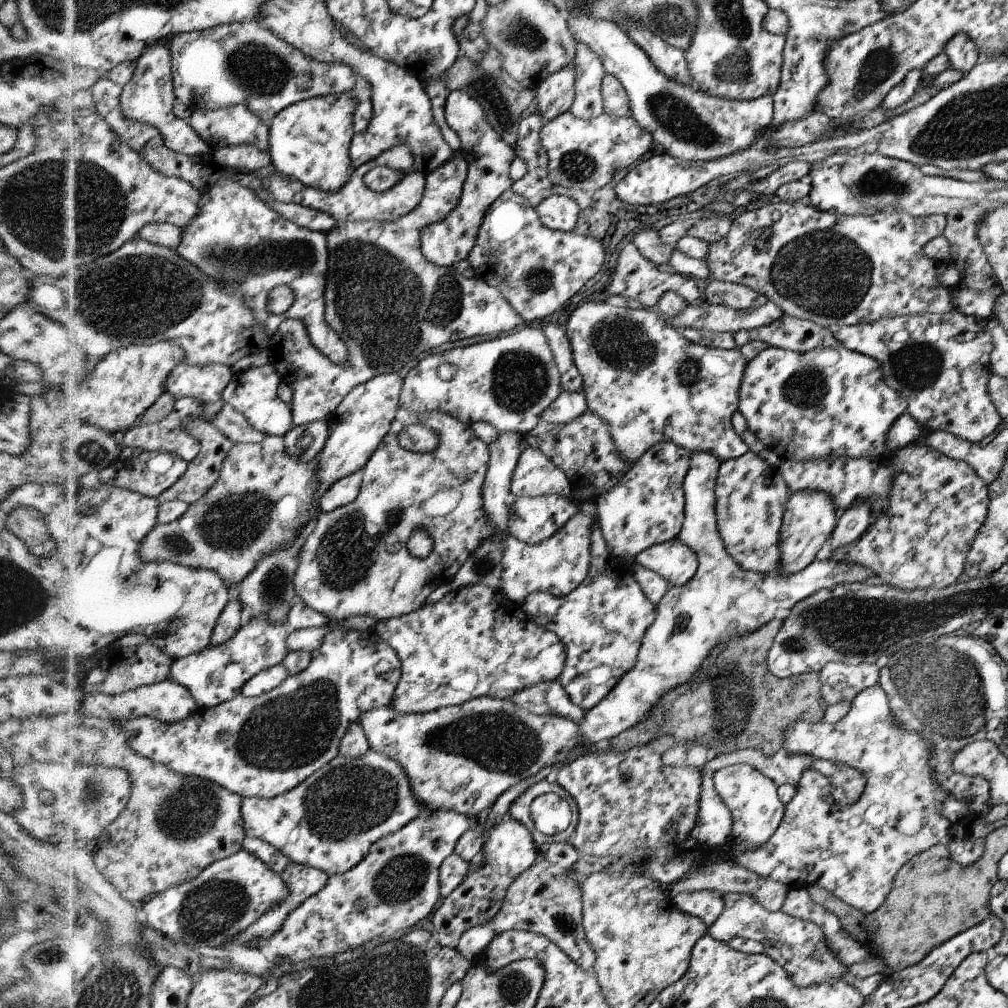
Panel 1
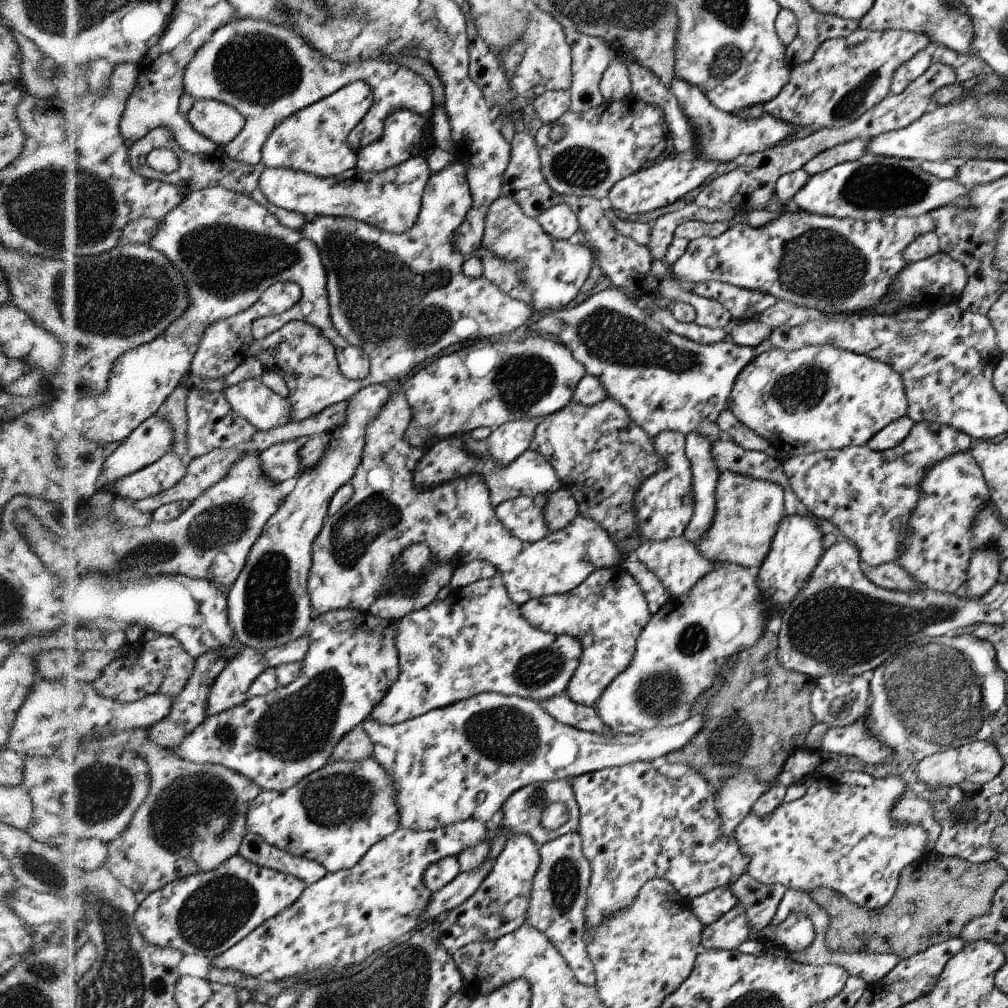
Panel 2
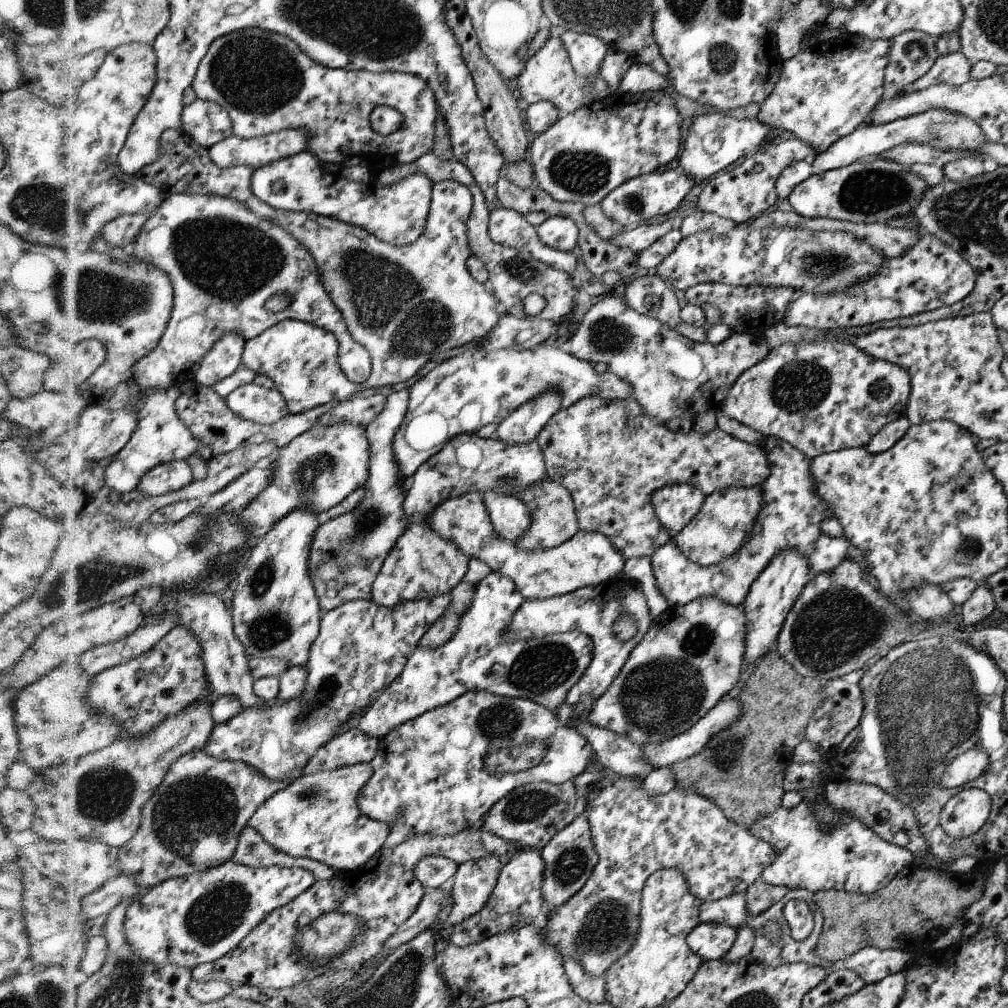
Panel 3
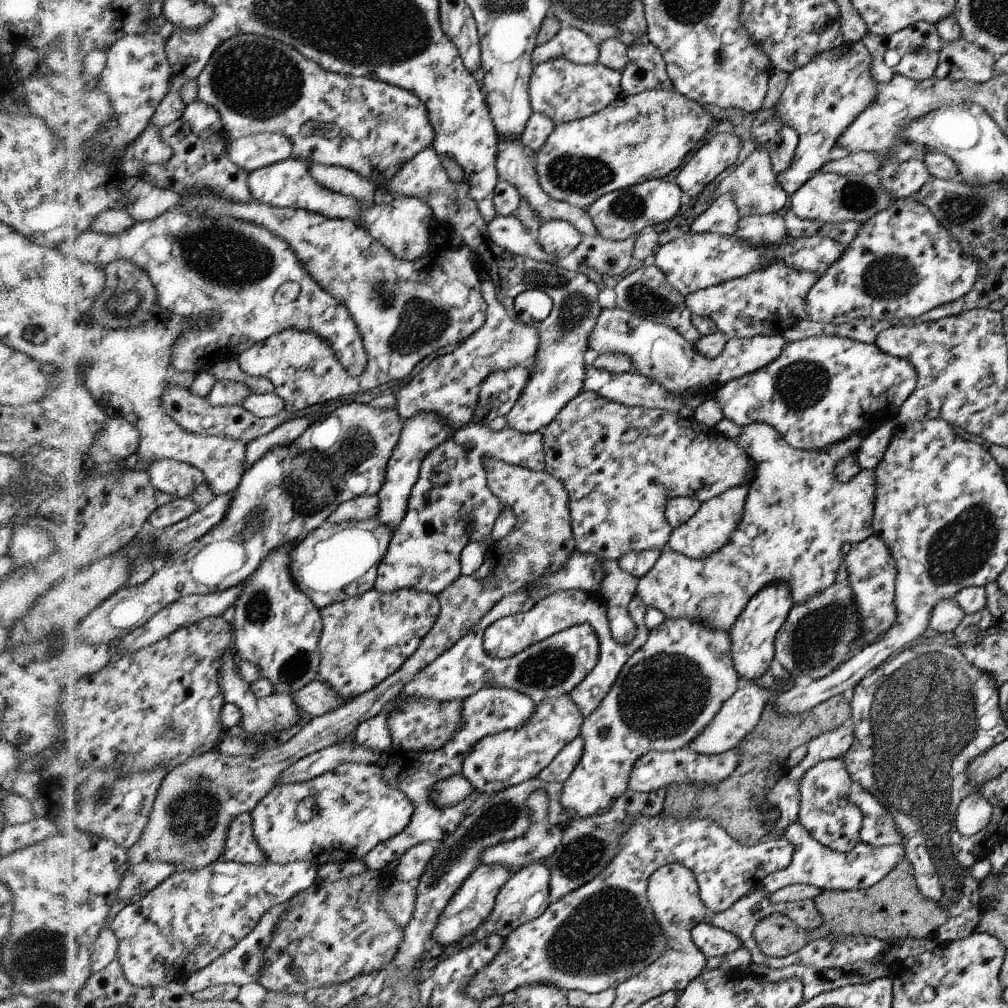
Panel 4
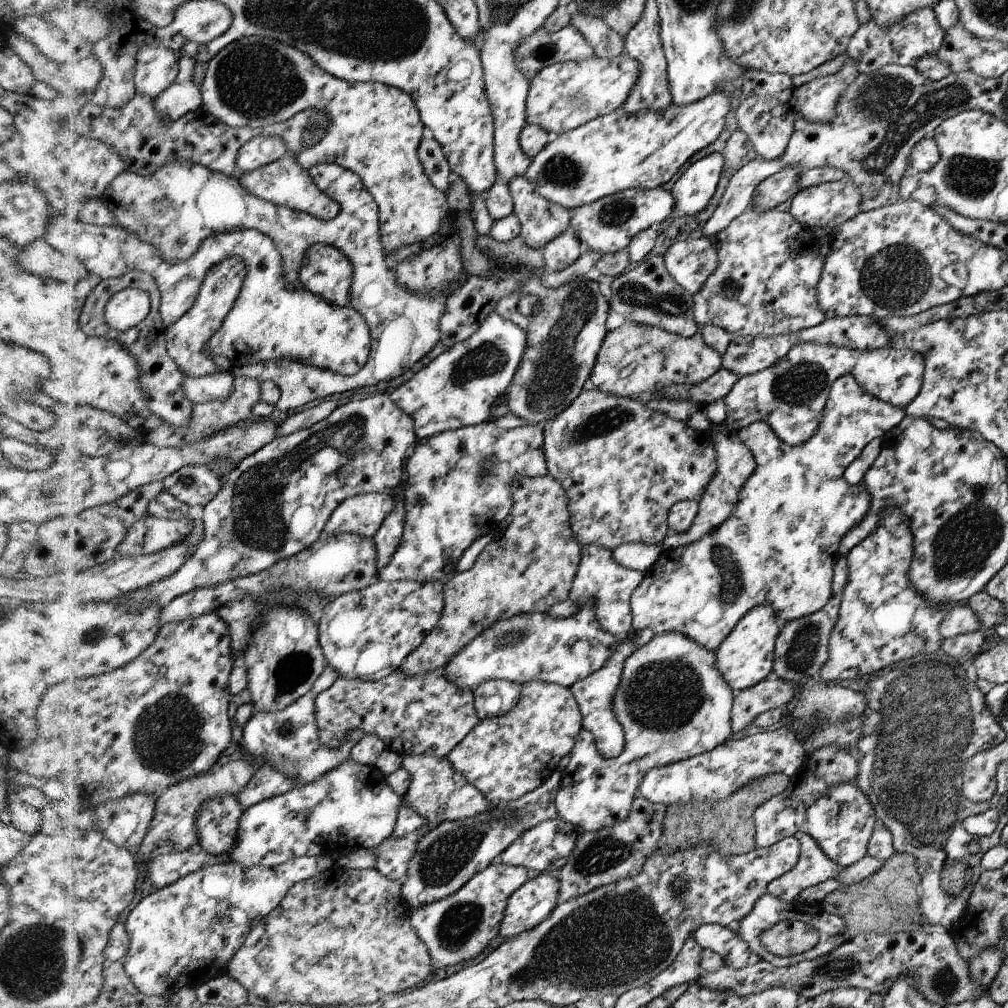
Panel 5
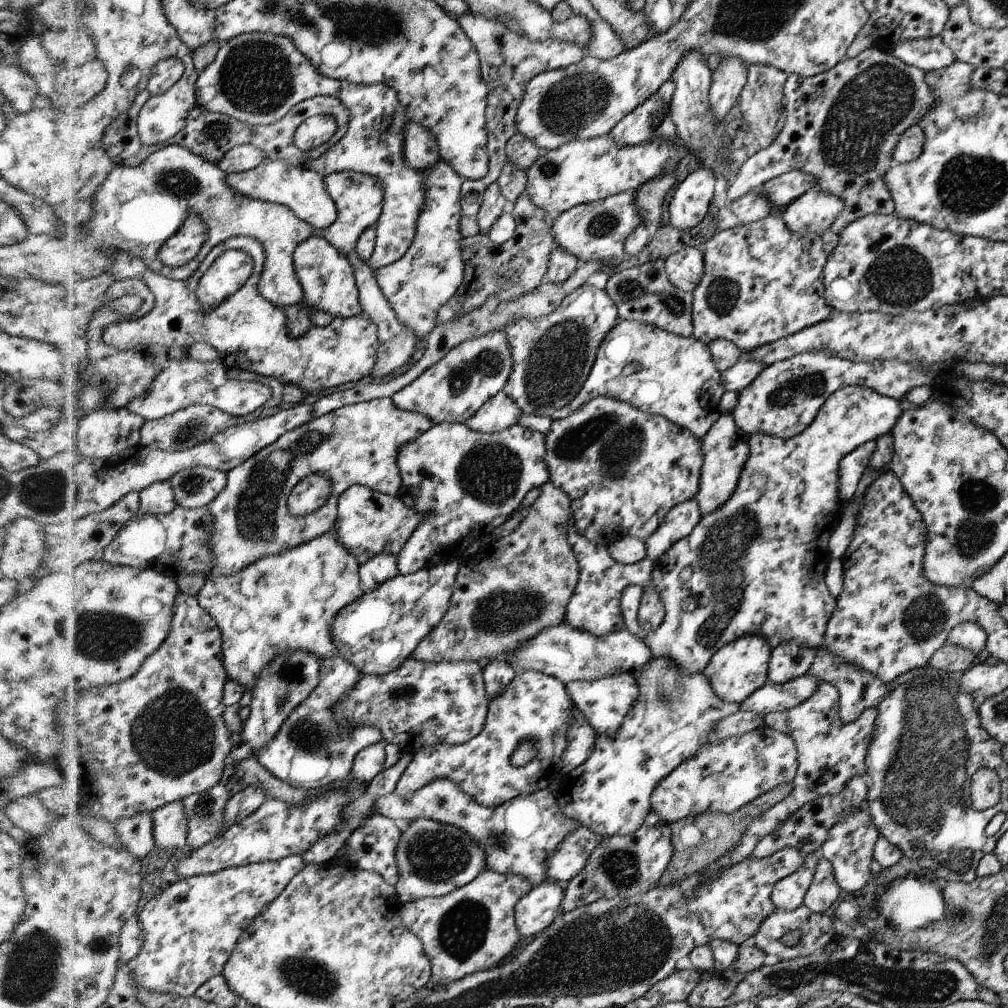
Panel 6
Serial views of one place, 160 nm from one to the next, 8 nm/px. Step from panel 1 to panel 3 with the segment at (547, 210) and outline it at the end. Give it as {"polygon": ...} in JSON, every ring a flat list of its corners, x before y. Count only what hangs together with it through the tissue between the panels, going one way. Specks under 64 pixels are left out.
{"polygon":[[560,215,545,218,536,231,545,246,561,251,572,251,576,247,578,229,569,218]]}

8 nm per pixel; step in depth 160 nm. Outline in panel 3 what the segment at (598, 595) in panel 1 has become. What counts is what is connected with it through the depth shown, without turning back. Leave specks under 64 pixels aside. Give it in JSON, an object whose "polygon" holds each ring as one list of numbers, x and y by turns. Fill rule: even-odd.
{"polygon":[[613,577,606,584,582,587,573,593,542,600,525,601,512,618,505,638,539,639,546,635,562,634,577,630,592,640,592,661,580,681,568,691,562,704,567,704,577,714,587,714,595,700,605,692,607,686,615,679,621,666,627,660,631,650,644,639,648,633,652,618,648,612,647,600,636,583,631,580],[621,616,627,616,633,622,635,634,630,640,617,638,617,622]]}

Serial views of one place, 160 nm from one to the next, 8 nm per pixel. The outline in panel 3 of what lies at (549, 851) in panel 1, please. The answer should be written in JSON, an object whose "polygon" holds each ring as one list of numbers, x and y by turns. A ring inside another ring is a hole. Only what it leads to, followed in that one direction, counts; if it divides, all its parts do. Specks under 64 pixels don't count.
{"polygon":[[582,813,571,825,557,833,548,845,541,848,540,856,545,866,543,913,548,915,563,906,569,898,573,897,573,894,577,894,584,887,585,882,592,877,593,868,599,861,595,844,592,843,591,828,587,816],[564,960,565,975,573,986,573,991,580,995,585,1002,601,1003,605,997,605,984,601,976,589,976,581,967,579,960]]}

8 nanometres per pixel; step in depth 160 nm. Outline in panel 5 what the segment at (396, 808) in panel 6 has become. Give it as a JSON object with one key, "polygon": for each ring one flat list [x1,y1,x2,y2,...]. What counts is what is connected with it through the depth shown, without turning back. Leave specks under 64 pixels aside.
{"polygon":[[410,755,402,758,401,768,411,776,411,785,401,799,401,804,411,806,420,816,432,824,444,821,463,820,477,816,485,810,493,810,483,796,463,776,452,768,446,757]]}

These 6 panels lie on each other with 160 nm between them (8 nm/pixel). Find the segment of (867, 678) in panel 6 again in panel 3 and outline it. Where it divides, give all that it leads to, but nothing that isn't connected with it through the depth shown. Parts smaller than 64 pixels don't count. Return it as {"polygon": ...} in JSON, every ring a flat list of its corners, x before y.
{"polygon":[[771,436,765,437,762,448,772,468,768,479,761,485,764,508,753,525,748,541,733,558,726,558,725,562,715,565,698,566,689,562,671,539,649,556,655,586,663,594,667,607,684,606,699,596,717,596,721,602,739,606,747,598,752,583,783,550,801,550,801,554,807,555,812,576,831,572,847,557,850,545,847,539,831,538,819,530,823,520,832,518,832,512,825,502,821,502,821,498,817,498,809,471,810,459,787,442]]}

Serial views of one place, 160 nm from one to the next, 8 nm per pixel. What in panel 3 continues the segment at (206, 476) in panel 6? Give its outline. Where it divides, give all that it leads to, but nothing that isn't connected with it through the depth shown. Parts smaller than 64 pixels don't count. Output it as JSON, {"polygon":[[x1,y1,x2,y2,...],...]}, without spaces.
{"polygon":[[173,460,163,462,149,470,141,478,136,491,145,496,157,497,185,489,185,486,189,486,191,482,193,482,193,470,189,462]]}

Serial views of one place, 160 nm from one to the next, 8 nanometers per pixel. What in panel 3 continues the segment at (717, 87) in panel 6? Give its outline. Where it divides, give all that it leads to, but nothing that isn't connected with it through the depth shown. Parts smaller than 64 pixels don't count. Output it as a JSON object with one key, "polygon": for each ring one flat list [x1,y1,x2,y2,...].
{"polygon":[[661,90,632,94,611,92,608,97,581,106,573,113,562,114,548,130,533,138,527,154,534,184,559,202,598,205,623,182,669,164,679,150,679,124,681,118,673,98]]}

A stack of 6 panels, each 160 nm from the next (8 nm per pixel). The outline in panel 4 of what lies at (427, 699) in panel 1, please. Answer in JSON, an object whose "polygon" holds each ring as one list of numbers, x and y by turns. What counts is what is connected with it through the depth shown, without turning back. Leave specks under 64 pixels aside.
{"polygon":[[527,593,507,594,500,601,493,604,477,622,473,629,464,634,452,647,445,650,440,657,429,662,428,666,420,671,410,681,401,693,389,701,380,713,363,721,354,730,354,740,365,747,385,752,392,746,392,732,389,727,389,712,399,704,399,700,407,698,423,698,435,702,461,701,463,698,476,694,485,688,503,688,525,694,533,703,545,702,551,698,559,698,571,693,587,675,596,667,599,661,599,636,595,634,588,623,571,626,561,630,544,641,527,646,521,653,510,658,492,658,484,651,482,645,483,635,493,622,516,613,527,612,534,604,534,598]]}

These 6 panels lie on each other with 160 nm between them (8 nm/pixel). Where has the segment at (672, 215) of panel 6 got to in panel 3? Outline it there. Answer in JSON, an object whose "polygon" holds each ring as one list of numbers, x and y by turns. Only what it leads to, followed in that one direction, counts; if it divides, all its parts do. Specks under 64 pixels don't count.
{"polygon":[[712,110,691,116,685,128,684,150,681,150,680,158,677,160,677,169,691,175,696,183,700,183,701,180,717,174,719,170,725,171,725,168,735,160,743,156,749,157,759,149,759,144,765,138,769,128,757,118,737,120]]}

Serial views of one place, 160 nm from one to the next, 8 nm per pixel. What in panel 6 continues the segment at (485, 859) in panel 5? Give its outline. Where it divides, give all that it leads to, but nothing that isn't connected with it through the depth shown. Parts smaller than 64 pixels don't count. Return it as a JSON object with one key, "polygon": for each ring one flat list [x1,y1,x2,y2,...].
{"polygon":[[422,818,411,819,407,829,400,832,394,857,398,879,393,886,402,905,423,897,451,893,467,885,486,865,484,851,465,831,447,823]]}

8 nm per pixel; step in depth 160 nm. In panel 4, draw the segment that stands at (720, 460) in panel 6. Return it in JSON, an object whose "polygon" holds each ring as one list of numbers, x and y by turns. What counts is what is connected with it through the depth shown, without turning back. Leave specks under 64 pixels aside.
{"polygon":[[737,486,737,488,729,488,717,497,711,498,701,504,700,509,694,517,689,518,680,528,673,528,669,534,666,548,672,552,677,552,691,560,699,560,699,558,709,558,709,554,716,553,721,546,725,546,730,539,729,534,737,528,741,514,743,514,743,506,745,506,745,498,748,486]]}

